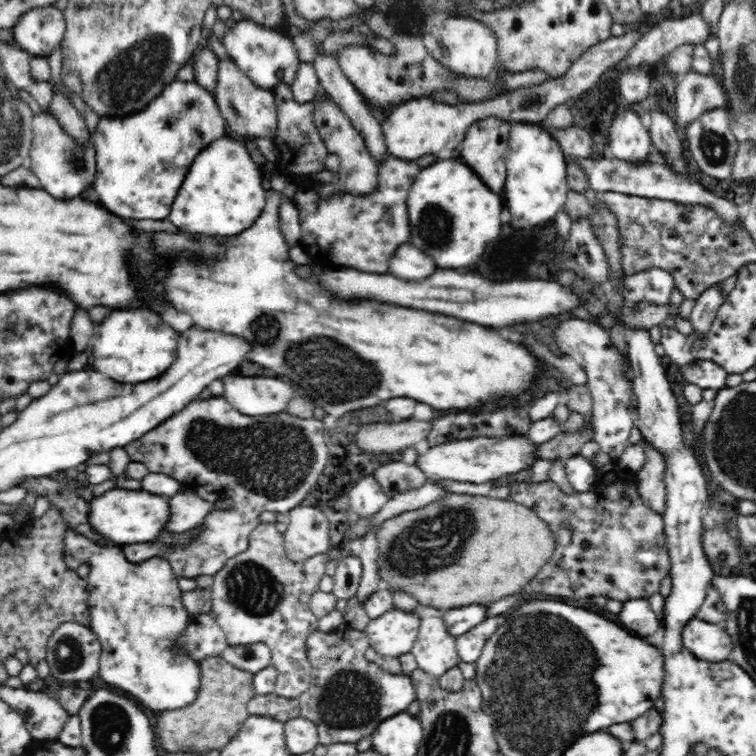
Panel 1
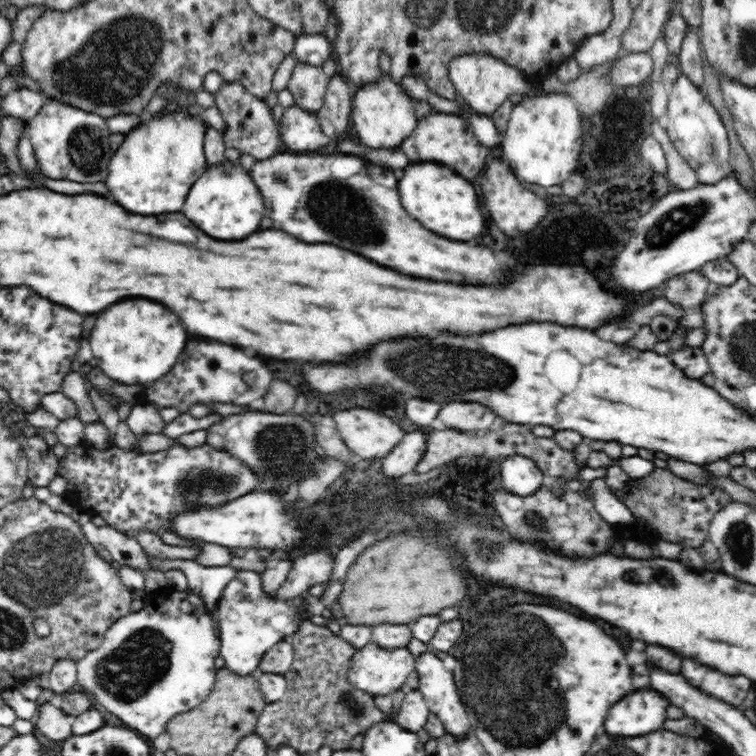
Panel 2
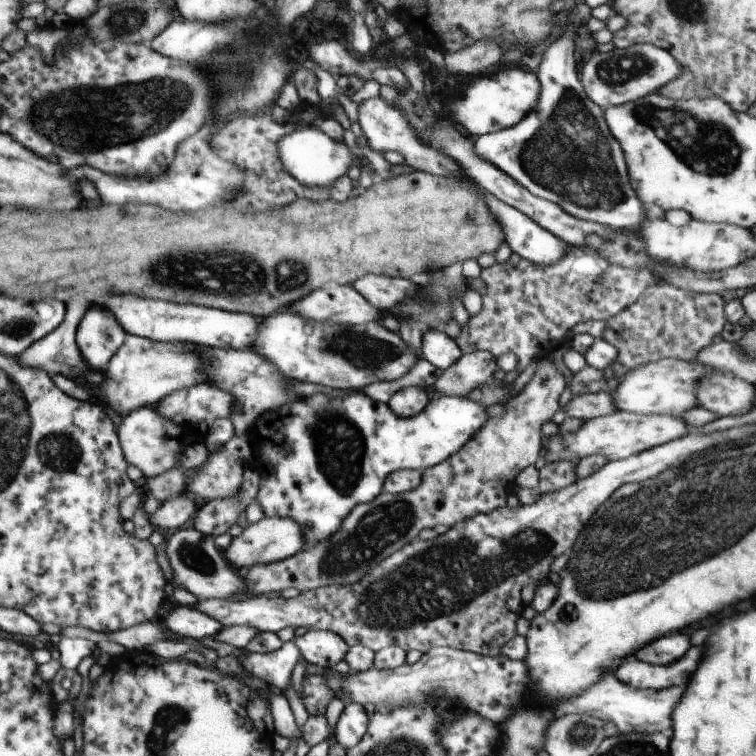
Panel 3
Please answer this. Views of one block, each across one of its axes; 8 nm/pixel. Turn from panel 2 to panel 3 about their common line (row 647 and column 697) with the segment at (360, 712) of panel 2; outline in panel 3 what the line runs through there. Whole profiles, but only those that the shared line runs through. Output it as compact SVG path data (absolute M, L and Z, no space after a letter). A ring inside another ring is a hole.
M660 282L649 286L643 296L629 305L627 309L606 320L599 339L608 342L615 348L617 351L615 358L619 364L623 364L629 369L636 369L637 366L645 366L651 361L669 357L692 360L700 350L713 344L713 336L717 336L723 326L725 326L723 302L717 293L696 293L681 290L680 287L671 286L666 282Z

